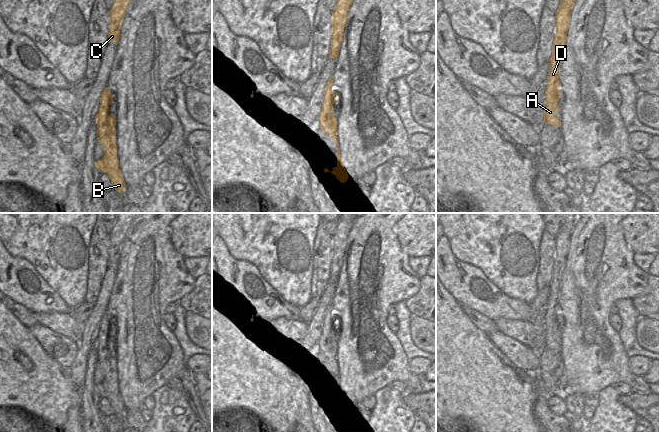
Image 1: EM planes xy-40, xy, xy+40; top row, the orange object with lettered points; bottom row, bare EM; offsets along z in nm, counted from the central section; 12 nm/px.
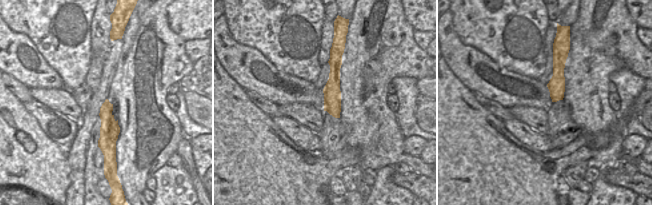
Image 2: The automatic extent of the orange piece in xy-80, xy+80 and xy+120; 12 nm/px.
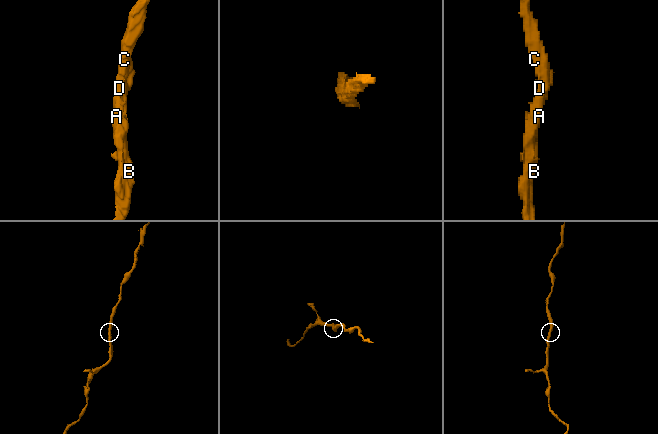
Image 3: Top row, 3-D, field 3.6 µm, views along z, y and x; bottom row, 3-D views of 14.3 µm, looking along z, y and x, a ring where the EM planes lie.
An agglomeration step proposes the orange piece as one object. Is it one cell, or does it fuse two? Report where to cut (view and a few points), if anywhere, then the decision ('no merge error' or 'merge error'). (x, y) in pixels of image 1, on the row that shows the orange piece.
no cut | no merge error

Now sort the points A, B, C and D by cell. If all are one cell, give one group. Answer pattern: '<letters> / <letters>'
A B C D

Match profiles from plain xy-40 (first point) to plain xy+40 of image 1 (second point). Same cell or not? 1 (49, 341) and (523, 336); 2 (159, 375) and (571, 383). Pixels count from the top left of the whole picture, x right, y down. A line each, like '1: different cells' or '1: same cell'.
1: different cells
2: same cell

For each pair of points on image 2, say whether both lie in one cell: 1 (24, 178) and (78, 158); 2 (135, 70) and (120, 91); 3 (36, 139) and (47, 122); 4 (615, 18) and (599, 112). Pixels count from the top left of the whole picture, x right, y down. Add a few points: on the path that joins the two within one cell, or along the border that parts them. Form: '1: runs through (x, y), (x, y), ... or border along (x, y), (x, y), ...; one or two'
1: border along (67, 153), (70, 185); two
2: runs through (135, 75), (125, 86); one
3: border along (28, 111), (36, 119), (42, 131), (60, 145); two
4: runs through (593, 41), (593, 89); one

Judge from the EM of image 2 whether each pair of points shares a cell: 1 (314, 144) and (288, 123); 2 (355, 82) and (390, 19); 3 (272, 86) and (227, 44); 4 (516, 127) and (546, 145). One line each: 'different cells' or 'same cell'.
1: same cell
2: same cell
3: same cell
4: same cell

